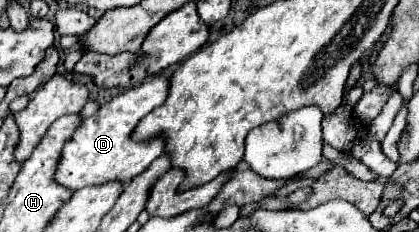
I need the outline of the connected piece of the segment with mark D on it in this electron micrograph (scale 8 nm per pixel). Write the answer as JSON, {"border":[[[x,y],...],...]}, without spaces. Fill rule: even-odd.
{"border":[[[153,76],[147,82],[143,82],[137,88],[131,88],[119,96],[115,96],[111,102],[99,108],[95,118],[87,118],[81,122],[77,132],[73,134],[71,140],[65,142],[65,148],[61,152],[61,160],[55,170],[55,180],[57,184],[69,188],[69,190],[79,190],[85,186],[97,186],[105,184],[109,180],[117,180],[127,184],[149,164],[161,156],[163,152],[163,142],[159,138],[149,140],[149,142],[135,142],[131,138],[131,132],[139,124],[141,118],[145,118],[153,108],[161,106],[167,98],[167,78]]]}

